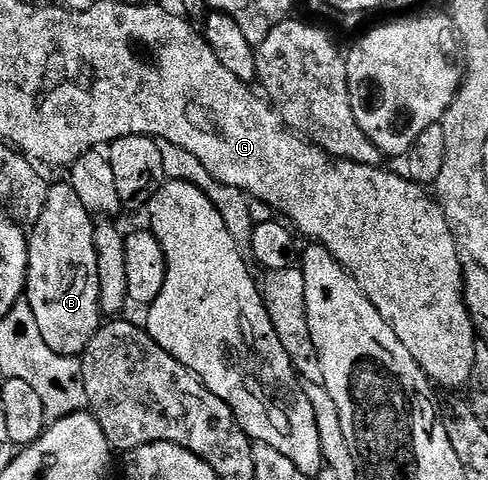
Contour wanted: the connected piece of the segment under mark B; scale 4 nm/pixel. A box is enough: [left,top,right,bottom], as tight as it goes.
[24,181,100,357]

